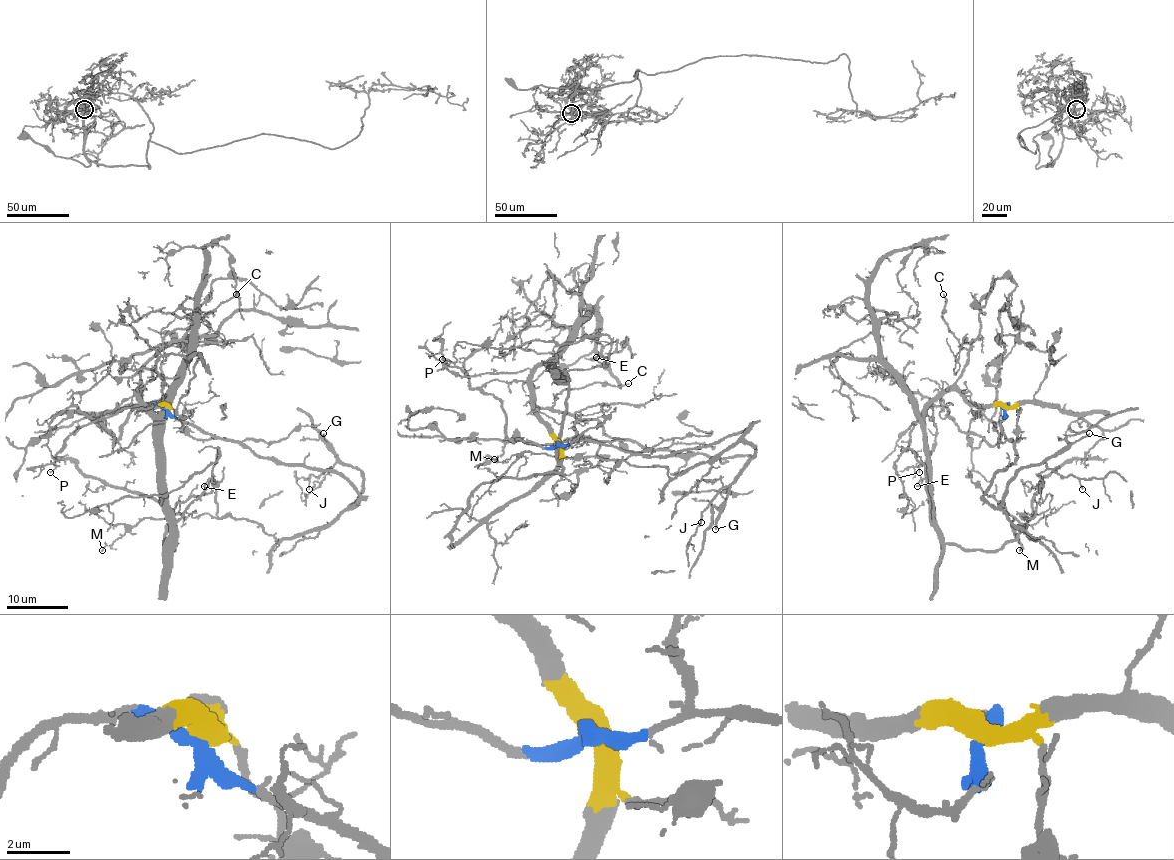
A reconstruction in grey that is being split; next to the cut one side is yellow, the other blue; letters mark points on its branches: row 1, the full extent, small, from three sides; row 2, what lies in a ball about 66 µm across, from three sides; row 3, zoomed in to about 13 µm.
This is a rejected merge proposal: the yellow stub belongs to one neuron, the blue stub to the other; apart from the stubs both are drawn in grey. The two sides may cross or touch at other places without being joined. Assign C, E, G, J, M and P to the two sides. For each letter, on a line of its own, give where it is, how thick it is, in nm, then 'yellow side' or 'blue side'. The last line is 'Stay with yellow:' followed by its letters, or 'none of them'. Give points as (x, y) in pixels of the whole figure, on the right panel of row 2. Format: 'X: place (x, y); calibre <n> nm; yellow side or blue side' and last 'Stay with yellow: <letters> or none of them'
C: place (943, 294); calibre 110 nm; yellow side
E: place (917, 486); calibre 100 nm; yellow side
G: place (1089, 433); calibre 200 nm; blue side
J: place (1082, 489); calibre 110 nm; blue side
M: place (1019, 550); calibre 120 nm; yellow side
P: place (919, 472); calibre 100 nm; yellow side
Stay with yellow: C, E, M, P

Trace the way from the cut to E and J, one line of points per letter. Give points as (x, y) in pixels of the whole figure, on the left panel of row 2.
E: (166, 408), (147, 405), (140, 390), (140, 402), (155, 422), (161, 505), (178, 520), (212, 479), (204, 486)
J: (166, 408), (259, 456), (332, 469), (358, 497), (352, 506), (363, 474), (338, 462), (312, 474), (309, 489)

